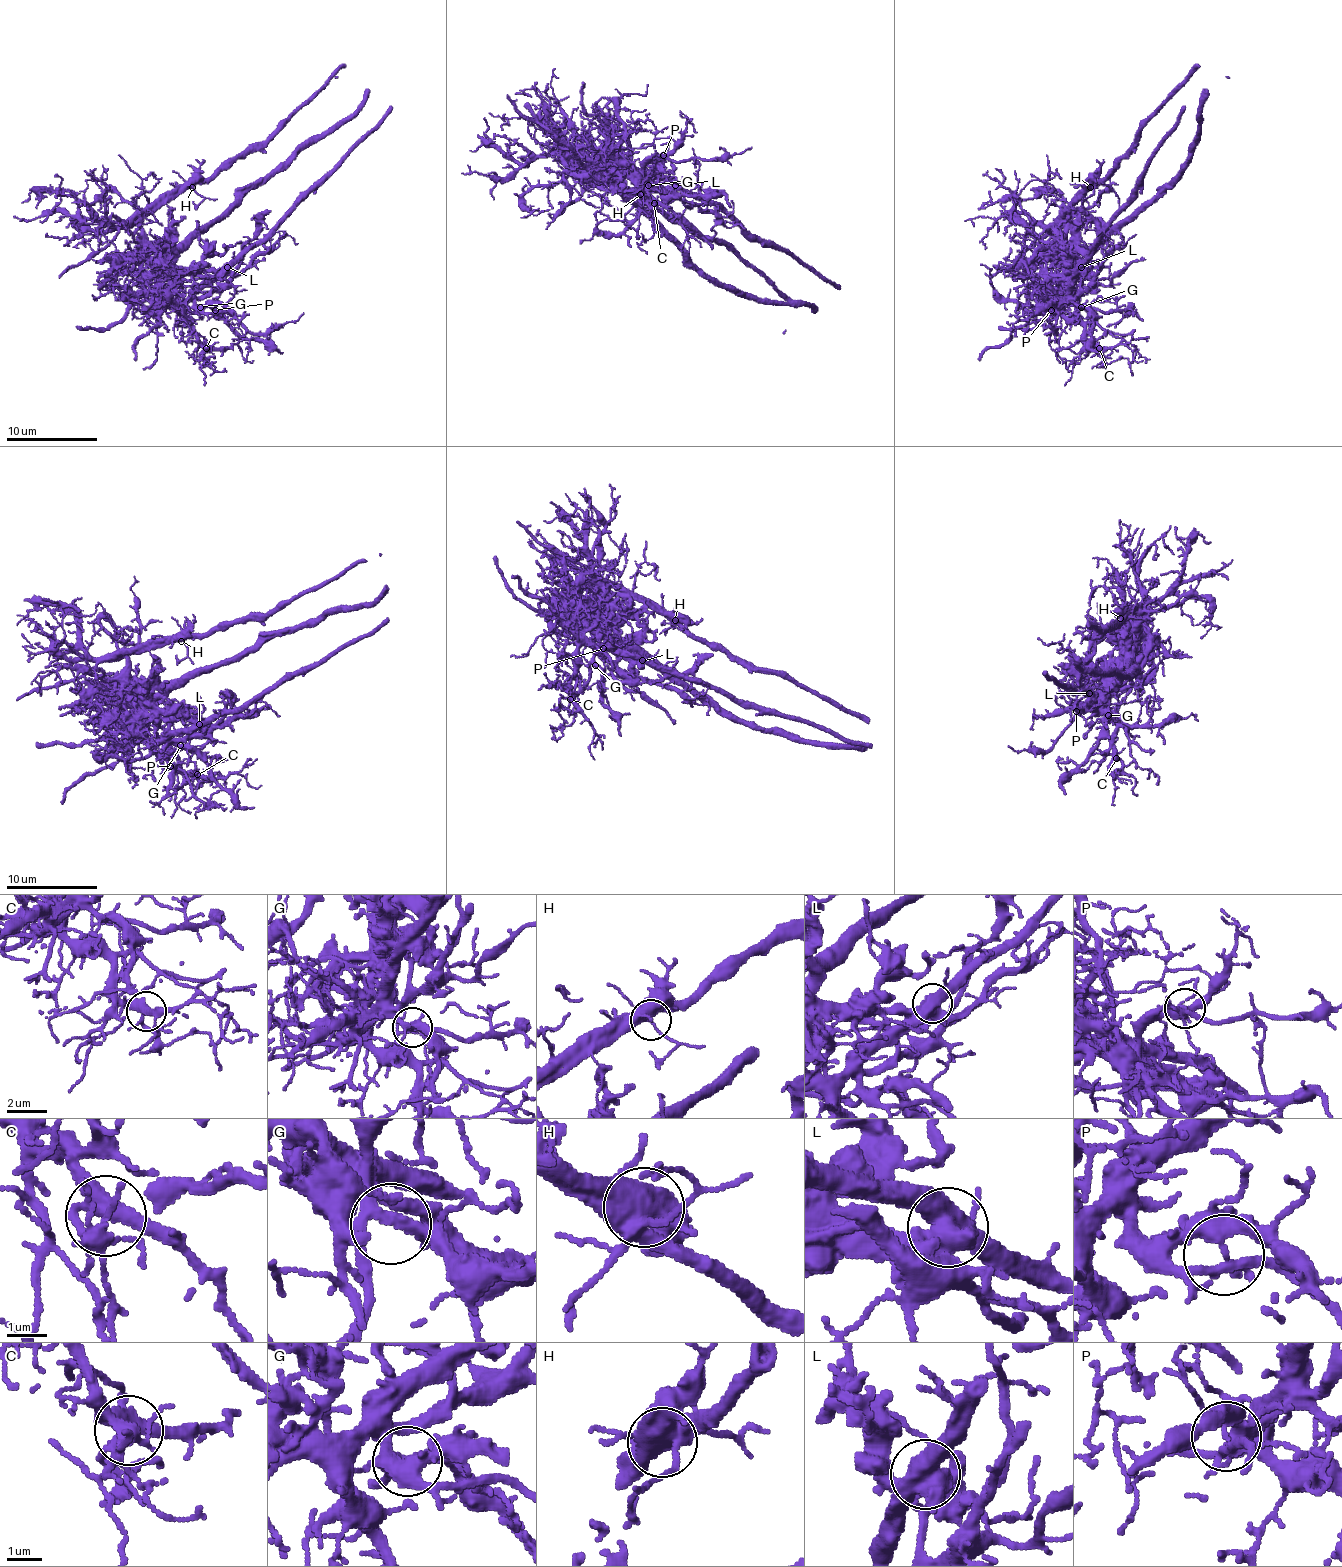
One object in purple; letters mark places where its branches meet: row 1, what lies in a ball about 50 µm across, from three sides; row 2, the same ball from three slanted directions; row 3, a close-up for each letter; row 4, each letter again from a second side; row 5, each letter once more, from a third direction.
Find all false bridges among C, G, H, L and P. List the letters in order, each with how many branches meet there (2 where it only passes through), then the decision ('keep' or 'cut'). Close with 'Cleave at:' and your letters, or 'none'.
C: 4 | keep
G: 4 | cut
H: 5 | keep
L: 5 | cut
P: 8 | keep
Cleave at: G, L

